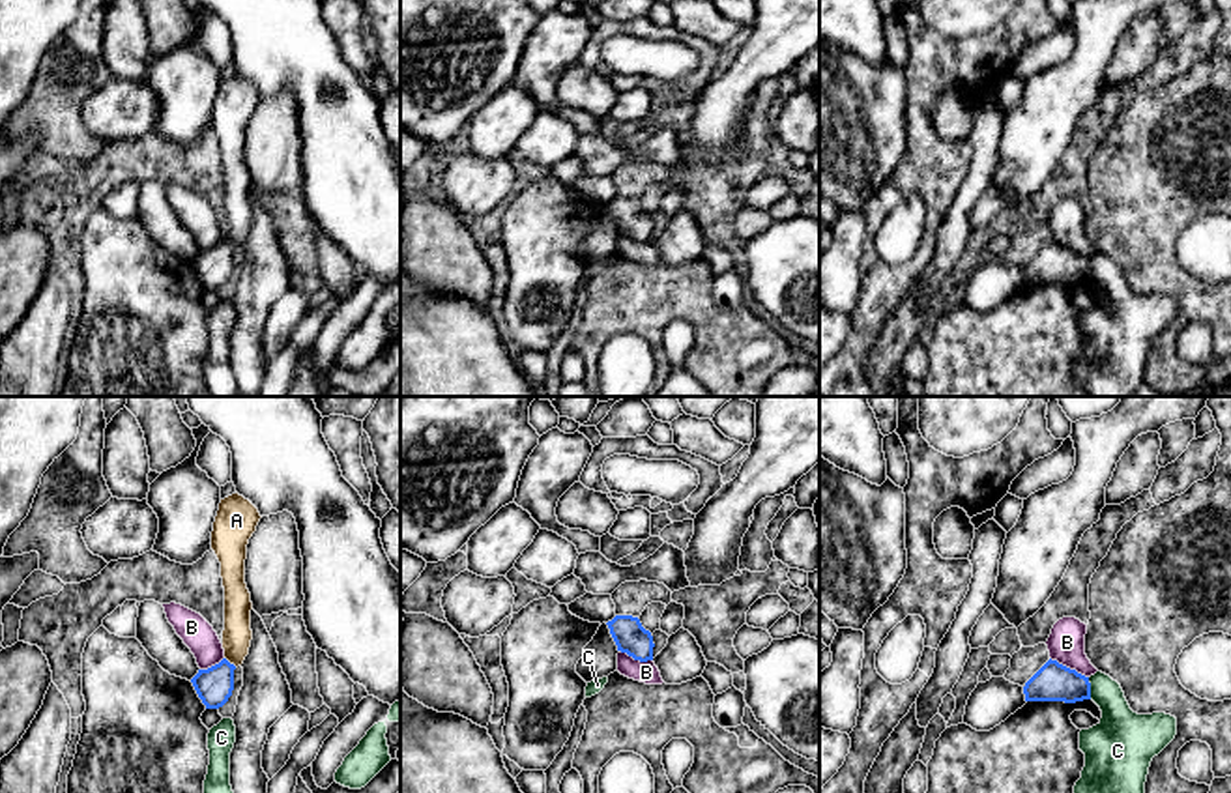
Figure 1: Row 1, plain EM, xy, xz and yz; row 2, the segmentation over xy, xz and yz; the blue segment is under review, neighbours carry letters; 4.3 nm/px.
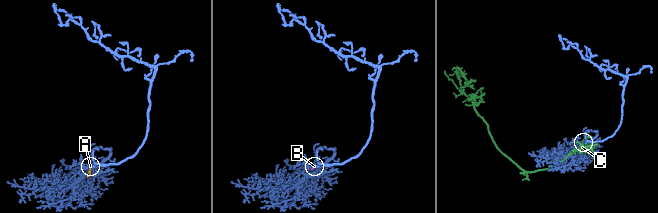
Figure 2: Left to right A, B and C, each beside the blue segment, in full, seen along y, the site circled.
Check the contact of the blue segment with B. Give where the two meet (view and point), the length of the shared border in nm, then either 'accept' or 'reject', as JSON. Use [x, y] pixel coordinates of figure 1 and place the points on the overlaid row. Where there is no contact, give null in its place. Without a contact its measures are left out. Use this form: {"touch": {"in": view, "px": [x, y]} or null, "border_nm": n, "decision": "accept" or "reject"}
{"touch": {"in": "yz", "px": [1069, 668]}, "border_nm": 190, "decision": "reject"}

